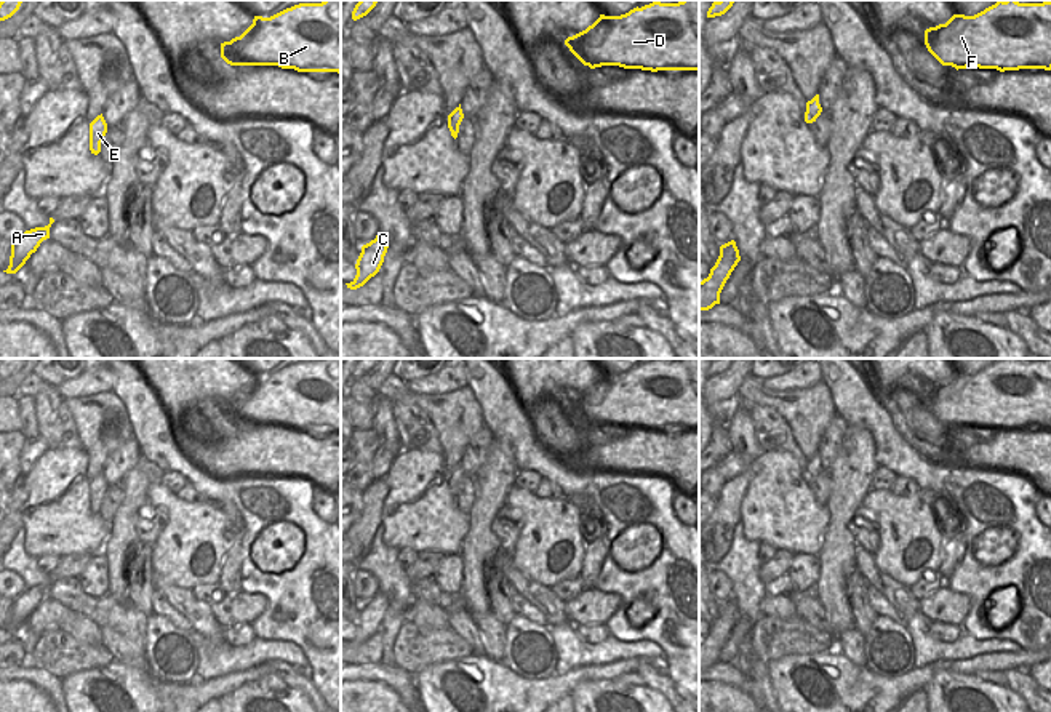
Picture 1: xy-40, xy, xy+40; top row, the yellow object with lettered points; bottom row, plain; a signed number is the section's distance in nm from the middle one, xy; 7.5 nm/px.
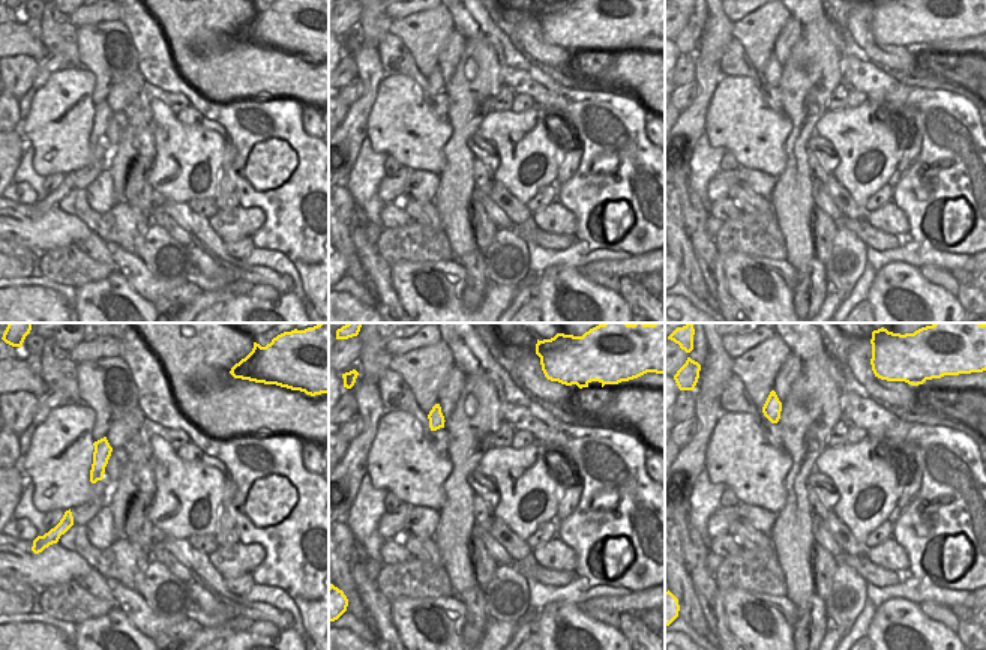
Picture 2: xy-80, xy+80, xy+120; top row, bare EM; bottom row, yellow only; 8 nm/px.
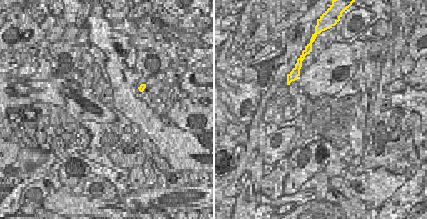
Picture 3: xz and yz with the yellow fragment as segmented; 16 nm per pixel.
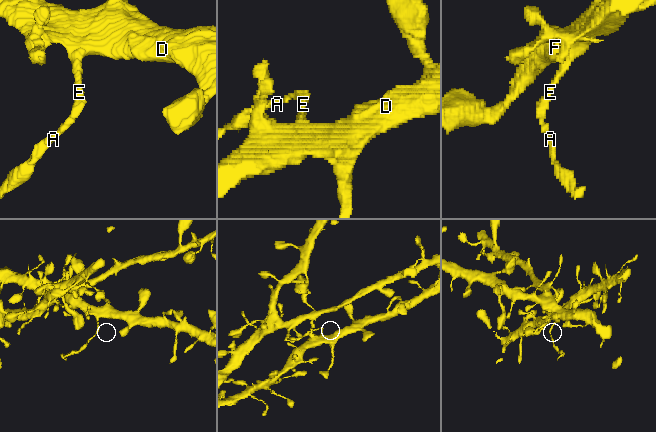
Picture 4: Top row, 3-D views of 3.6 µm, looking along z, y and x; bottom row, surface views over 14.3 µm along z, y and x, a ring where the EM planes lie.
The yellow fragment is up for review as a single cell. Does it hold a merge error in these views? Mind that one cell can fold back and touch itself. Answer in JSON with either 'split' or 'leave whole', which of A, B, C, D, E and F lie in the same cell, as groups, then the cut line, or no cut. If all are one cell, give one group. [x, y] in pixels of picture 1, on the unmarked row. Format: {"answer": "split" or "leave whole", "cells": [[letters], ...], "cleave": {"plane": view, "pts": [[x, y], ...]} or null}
{"answer": "split", "cells": [["A", "C", "E"], ["B", "D", "F"]], "cleave": {"plane": "xy+40", "pts": [[819, 469], [805, 476]]}}

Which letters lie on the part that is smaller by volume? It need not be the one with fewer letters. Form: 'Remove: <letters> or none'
Remove: A, C, E

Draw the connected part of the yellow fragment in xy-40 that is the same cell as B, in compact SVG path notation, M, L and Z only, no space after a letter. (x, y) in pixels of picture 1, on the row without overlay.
M341 358L299 362L253 382L230 400L221 402L221 416L230 424L278 424L298 430L341 432Z

